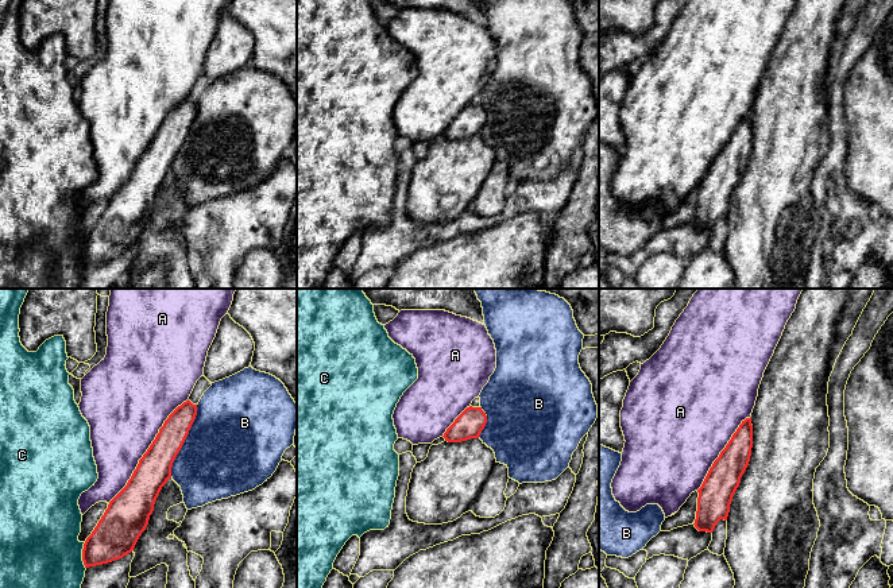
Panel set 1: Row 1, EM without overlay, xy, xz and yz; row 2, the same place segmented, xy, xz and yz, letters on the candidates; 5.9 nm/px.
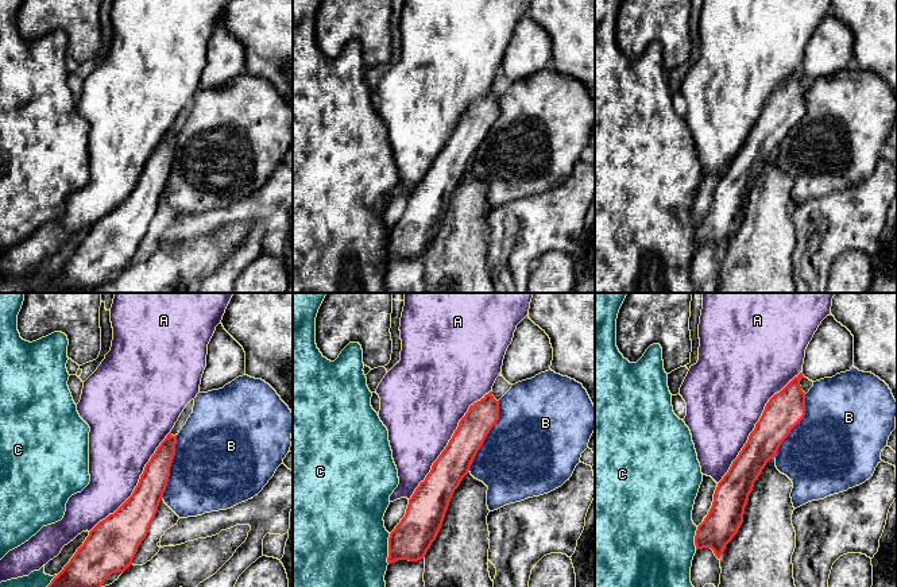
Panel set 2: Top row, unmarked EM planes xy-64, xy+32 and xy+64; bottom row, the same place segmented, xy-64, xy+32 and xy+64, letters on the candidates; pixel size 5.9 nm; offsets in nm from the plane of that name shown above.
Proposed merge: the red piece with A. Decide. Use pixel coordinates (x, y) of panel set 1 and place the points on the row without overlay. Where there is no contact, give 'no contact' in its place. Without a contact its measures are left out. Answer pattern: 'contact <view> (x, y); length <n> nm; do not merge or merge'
contact xy (147, 149); length 800 nm; merge

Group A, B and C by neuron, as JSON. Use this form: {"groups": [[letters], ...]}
{"groups": [["A"], ["B"], ["C"]]}

